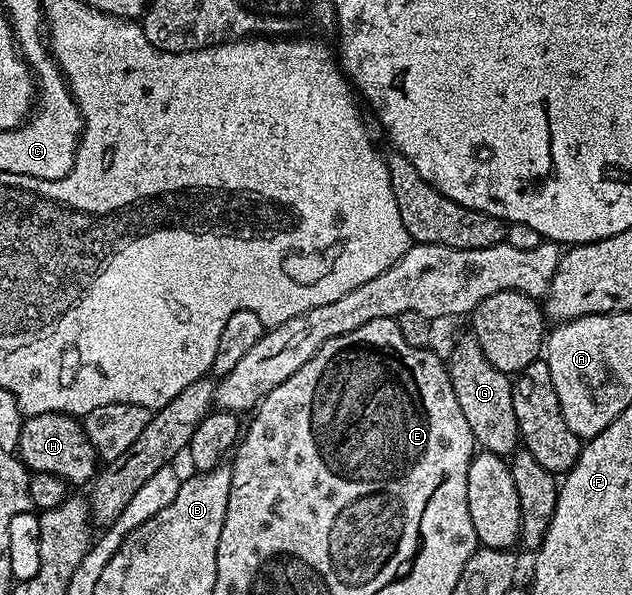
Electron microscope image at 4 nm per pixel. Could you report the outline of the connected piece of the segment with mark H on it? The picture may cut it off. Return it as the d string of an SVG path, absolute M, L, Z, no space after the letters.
M44 413L25 417L21 422L17 456L21 458L25 468L33 473L59 476L73 487L85 484L88 486L99 472L99 458L95 447L87 439L84 424L67 413Z

